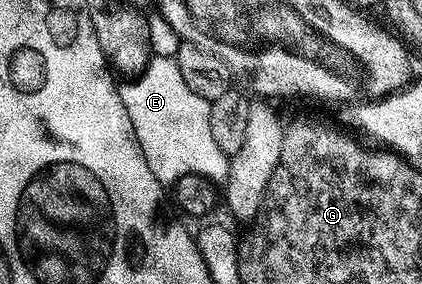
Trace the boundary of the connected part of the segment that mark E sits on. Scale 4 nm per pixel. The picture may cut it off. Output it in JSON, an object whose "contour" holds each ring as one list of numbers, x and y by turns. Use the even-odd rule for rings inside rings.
{"contour":[[151,56,146,68,120,92,124,107,128,107,128,119,136,131,140,151,152,167,152,175,163,183,173,183,178,178,195,173,211,183,225,182,230,158,216,147,210,126,210,102,205,101,180,75,180,67,174,57]]}

